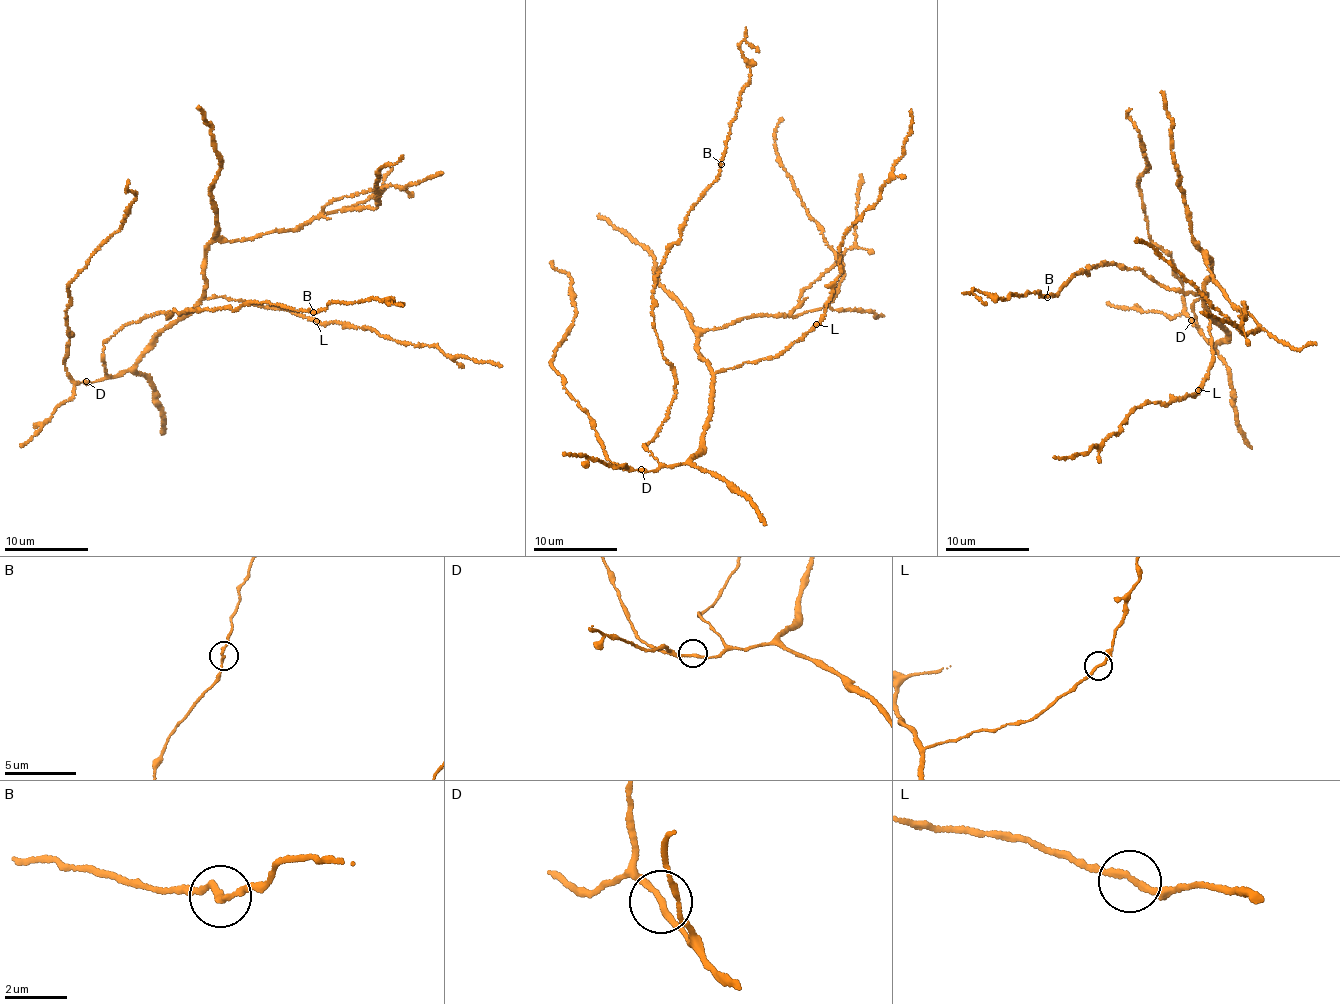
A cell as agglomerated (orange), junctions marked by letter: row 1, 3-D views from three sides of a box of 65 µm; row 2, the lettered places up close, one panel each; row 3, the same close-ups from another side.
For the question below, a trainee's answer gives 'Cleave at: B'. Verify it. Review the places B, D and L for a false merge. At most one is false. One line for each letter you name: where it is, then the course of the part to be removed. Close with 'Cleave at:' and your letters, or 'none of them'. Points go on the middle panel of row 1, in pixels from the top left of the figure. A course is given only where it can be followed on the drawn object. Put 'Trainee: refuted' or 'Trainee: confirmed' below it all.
Cleave at: none of them
Trainee: refuted

